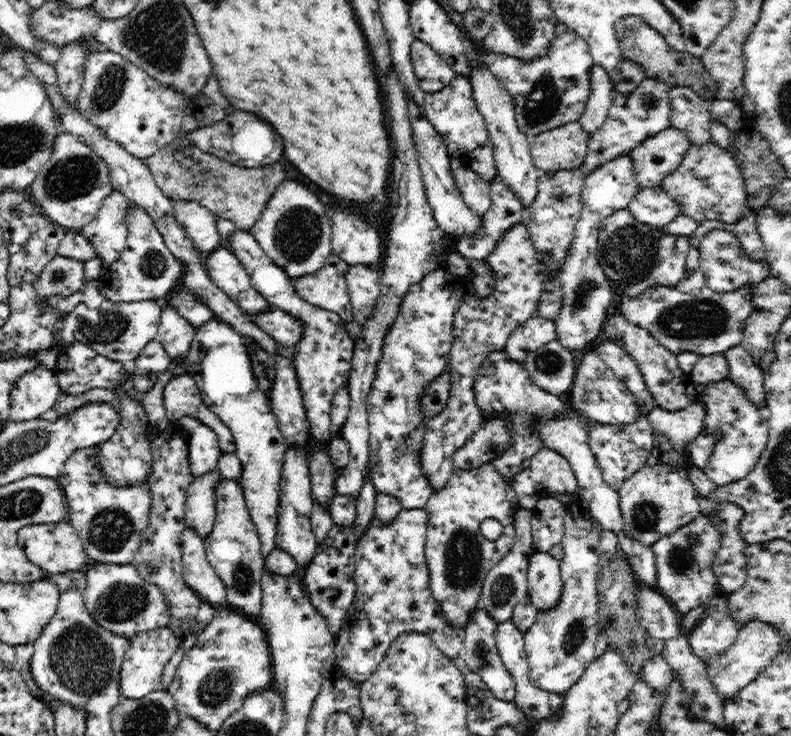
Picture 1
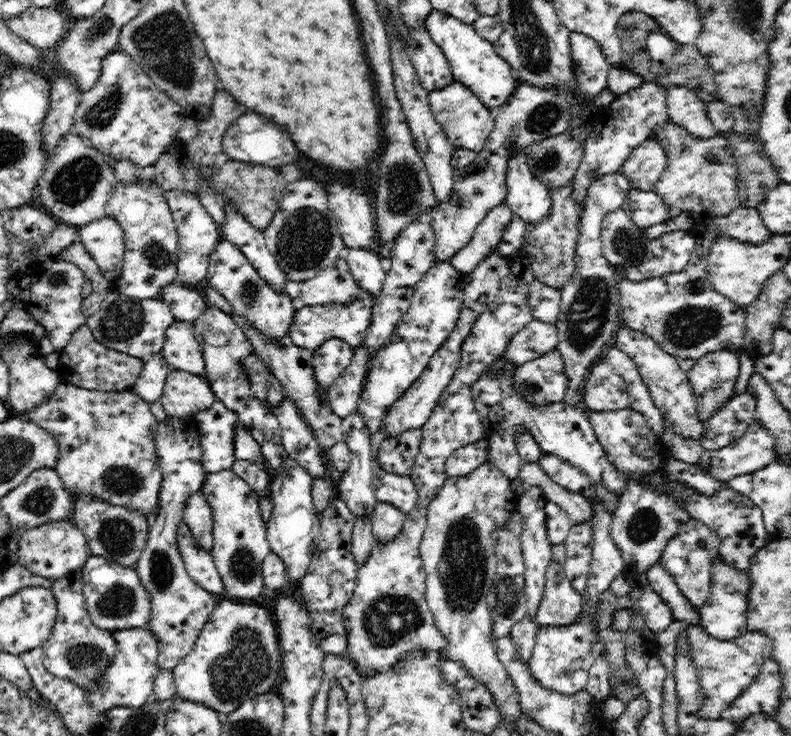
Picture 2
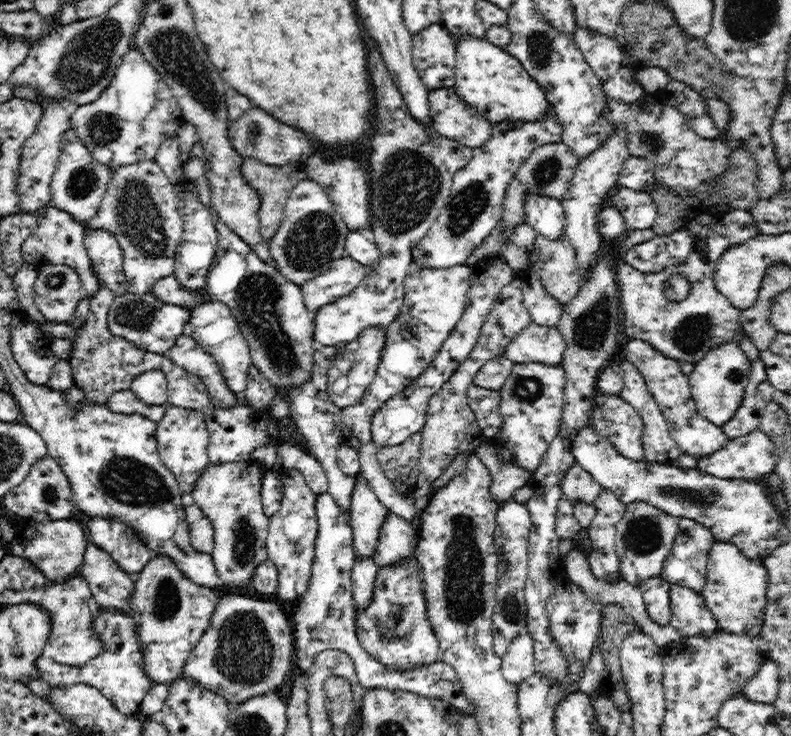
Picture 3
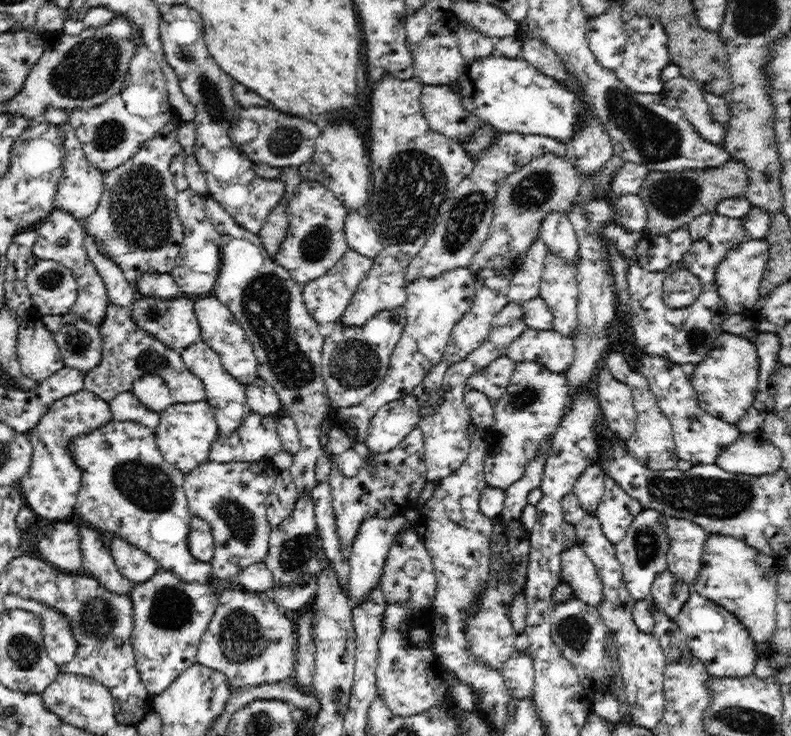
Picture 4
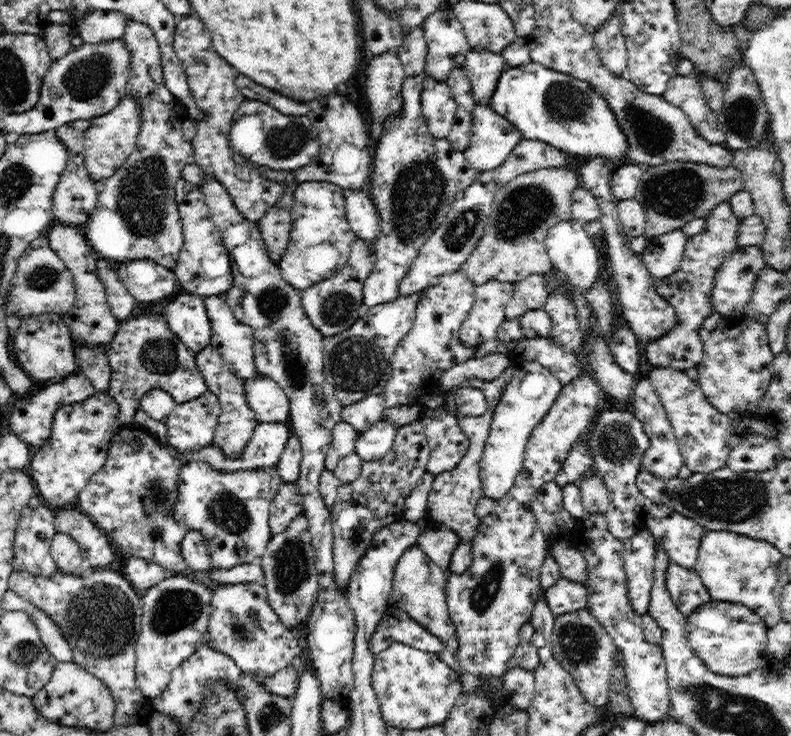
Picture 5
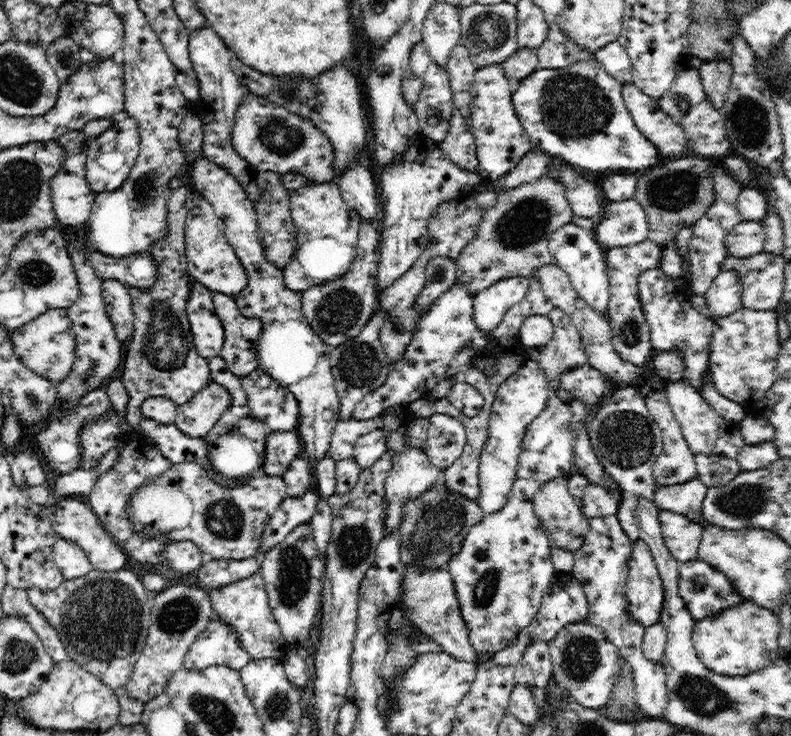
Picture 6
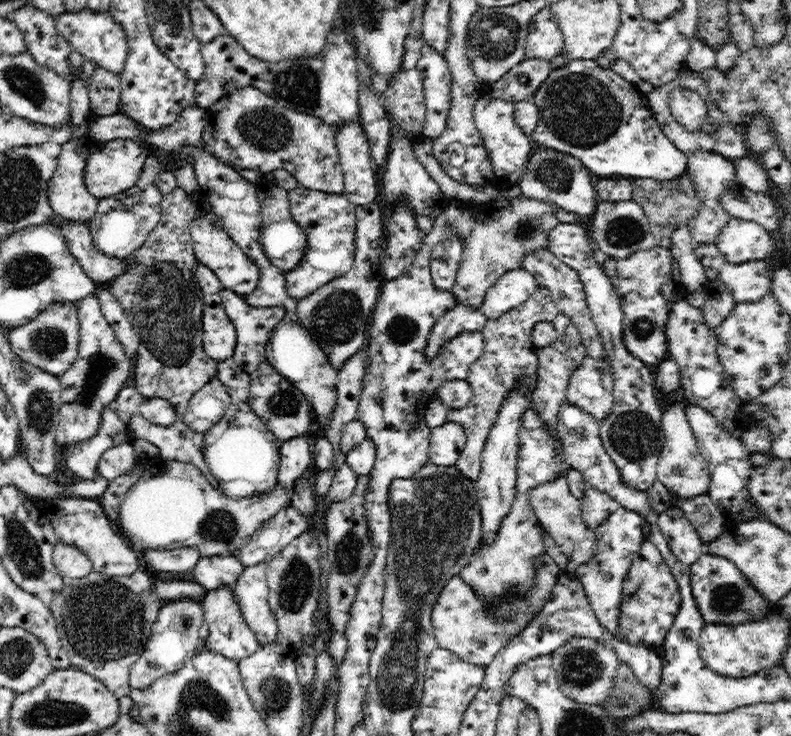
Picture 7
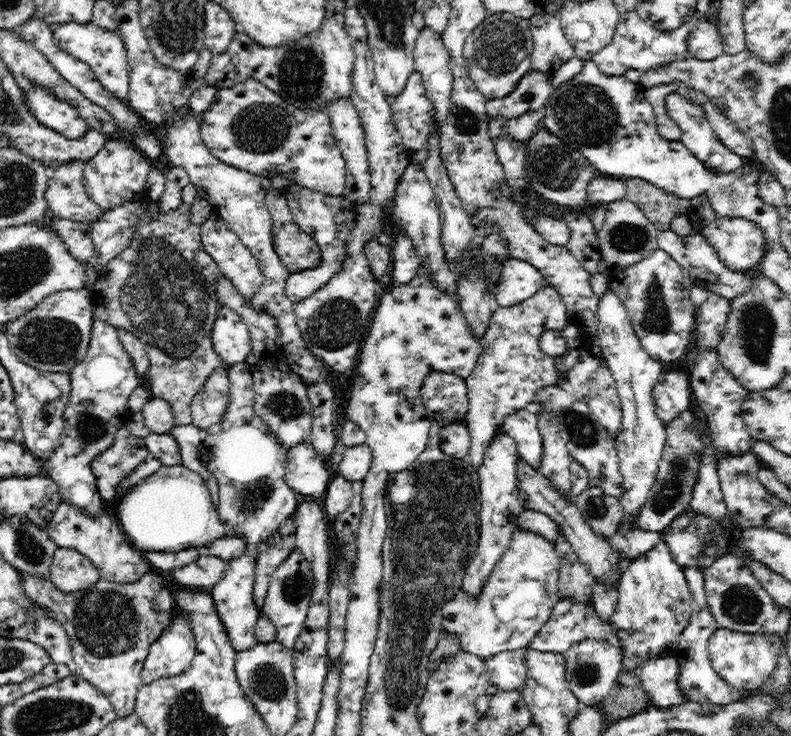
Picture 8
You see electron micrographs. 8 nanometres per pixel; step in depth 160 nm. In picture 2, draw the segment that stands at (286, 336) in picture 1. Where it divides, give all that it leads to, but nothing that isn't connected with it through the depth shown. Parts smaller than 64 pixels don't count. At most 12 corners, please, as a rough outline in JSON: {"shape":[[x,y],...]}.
{"shape":[[376,295],[352,304],[299,305],[289,343],[308,350],[328,339],[363,344]]}

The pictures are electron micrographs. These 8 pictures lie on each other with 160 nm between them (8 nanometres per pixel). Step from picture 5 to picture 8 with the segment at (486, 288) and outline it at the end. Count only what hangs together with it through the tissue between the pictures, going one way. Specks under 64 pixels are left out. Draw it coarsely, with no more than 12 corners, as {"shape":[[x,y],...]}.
{"shape":[[508,258],[498,286],[500,307],[522,302],[549,285],[529,262]]}

